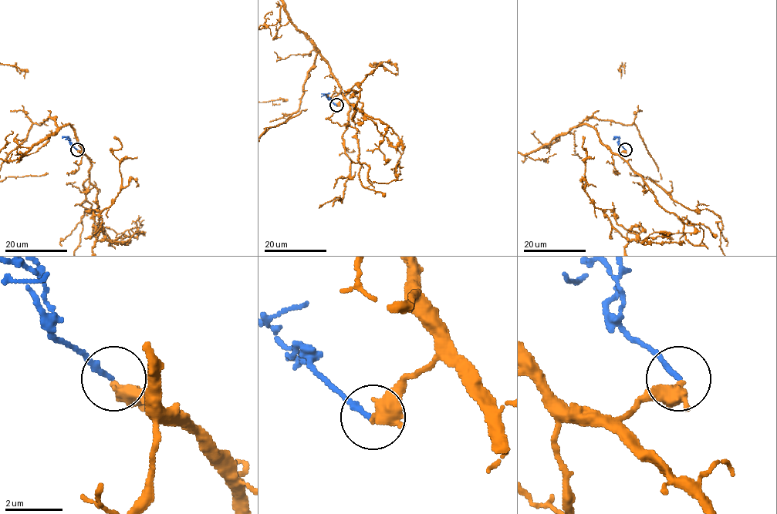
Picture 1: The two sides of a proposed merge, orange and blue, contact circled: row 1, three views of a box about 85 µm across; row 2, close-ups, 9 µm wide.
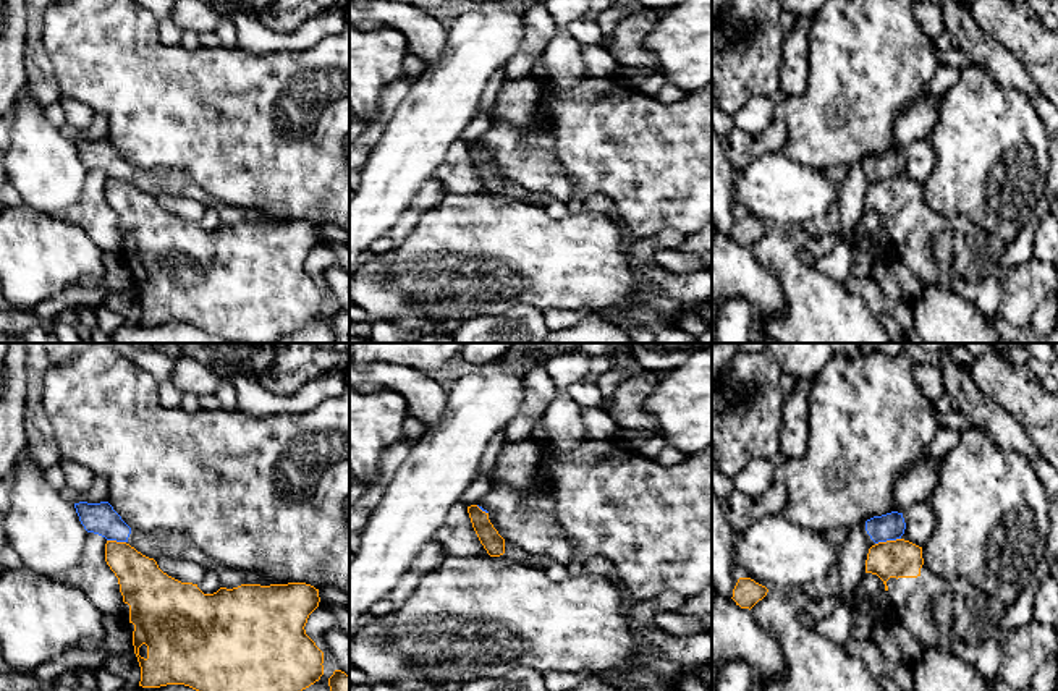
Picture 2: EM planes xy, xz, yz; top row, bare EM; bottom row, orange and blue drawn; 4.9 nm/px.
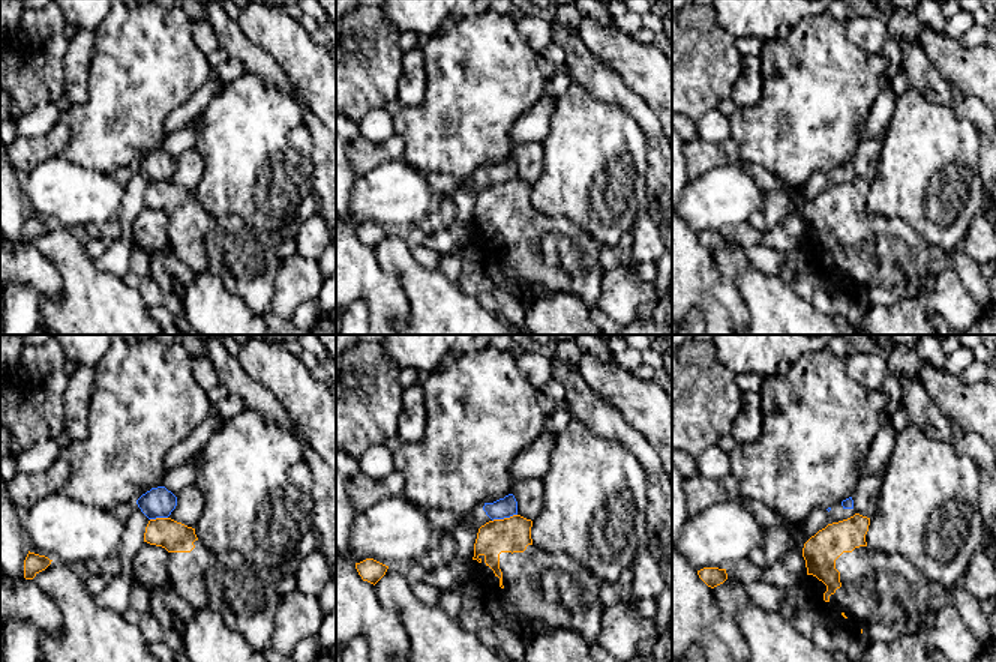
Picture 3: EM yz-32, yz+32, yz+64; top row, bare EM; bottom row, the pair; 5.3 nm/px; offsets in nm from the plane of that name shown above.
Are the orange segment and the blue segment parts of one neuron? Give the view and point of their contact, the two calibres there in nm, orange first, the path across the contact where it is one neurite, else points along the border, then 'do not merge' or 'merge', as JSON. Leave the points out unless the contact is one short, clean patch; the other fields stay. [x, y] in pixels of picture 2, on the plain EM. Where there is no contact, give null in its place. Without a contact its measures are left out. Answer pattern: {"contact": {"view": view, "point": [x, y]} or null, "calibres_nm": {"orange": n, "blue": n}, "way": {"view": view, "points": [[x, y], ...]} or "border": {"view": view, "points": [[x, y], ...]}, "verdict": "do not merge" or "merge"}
{"contact": {"view": "yz", "point": [887, 178]}, "calibres_nm": {"orange": 190, "blue": 140}, "border": {"view": "yz", "points": [[900, 175], [876, 182]]}, "verdict": "do not merge"}

